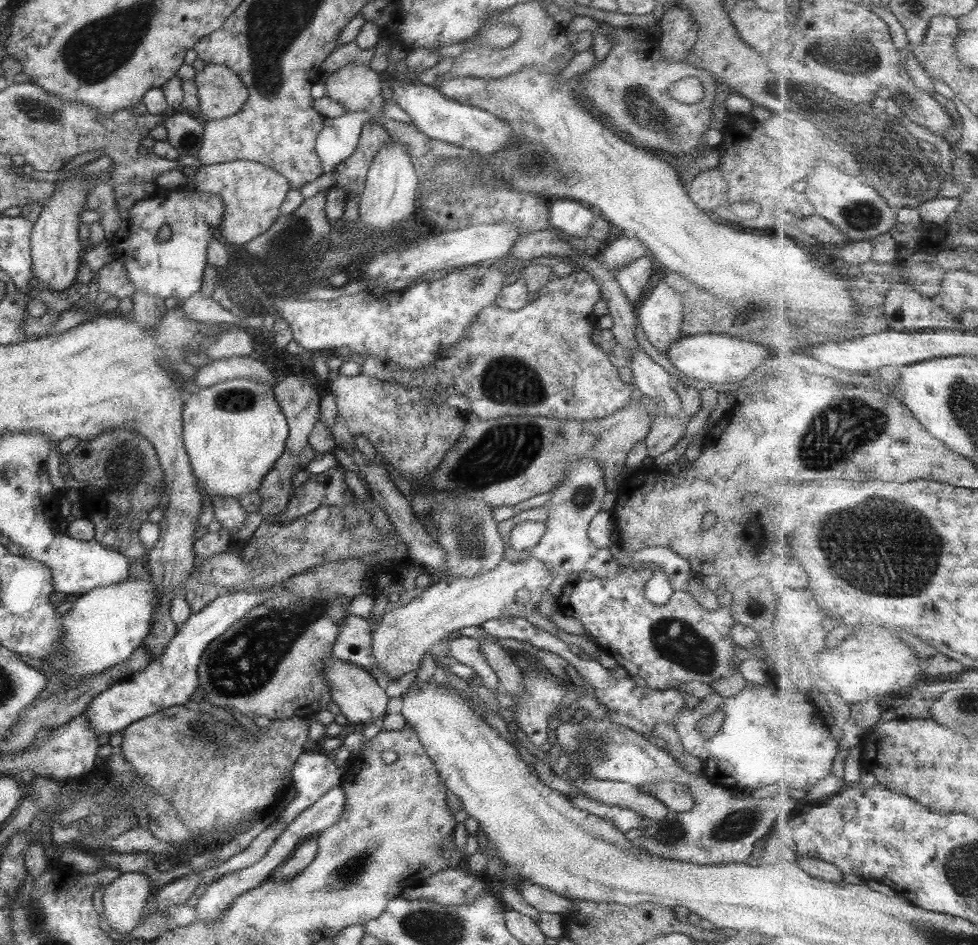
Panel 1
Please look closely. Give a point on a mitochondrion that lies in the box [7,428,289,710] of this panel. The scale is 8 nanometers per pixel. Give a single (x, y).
(135, 456)

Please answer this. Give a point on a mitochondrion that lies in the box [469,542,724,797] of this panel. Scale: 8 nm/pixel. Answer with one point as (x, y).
(674, 639)

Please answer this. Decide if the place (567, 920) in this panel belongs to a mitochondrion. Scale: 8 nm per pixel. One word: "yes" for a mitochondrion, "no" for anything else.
no

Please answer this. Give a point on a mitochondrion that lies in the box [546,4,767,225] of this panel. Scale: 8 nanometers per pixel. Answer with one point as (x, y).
(657, 120)

